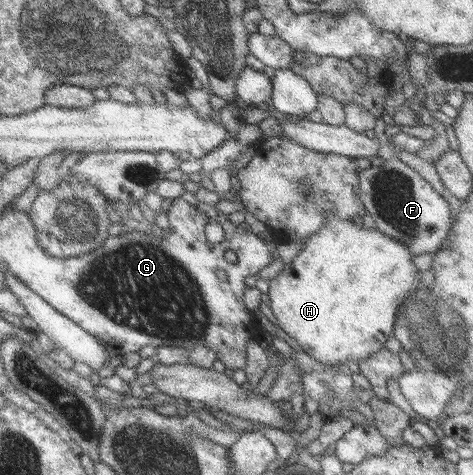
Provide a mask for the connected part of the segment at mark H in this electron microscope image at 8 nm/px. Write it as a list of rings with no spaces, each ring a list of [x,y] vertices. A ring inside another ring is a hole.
[[[324,212],[326,223],[309,238],[305,240],[305,248],[303,248],[294,258],[291,263],[286,264],[276,277],[269,280],[269,306],[277,320],[277,326],[293,338],[295,342],[303,349],[304,353],[313,357],[320,363],[321,367],[338,367],[345,365],[347,361],[352,360],[355,363],[365,361],[367,358],[377,353],[386,340],[392,336],[395,320],[397,320],[397,311],[403,299],[406,299],[410,292],[418,287],[420,278],[420,270],[413,264],[413,254],[407,246],[401,244],[398,240],[393,240],[389,236],[385,236],[377,229],[365,229],[358,227],[351,220],[341,220],[336,218],[332,212]]]

